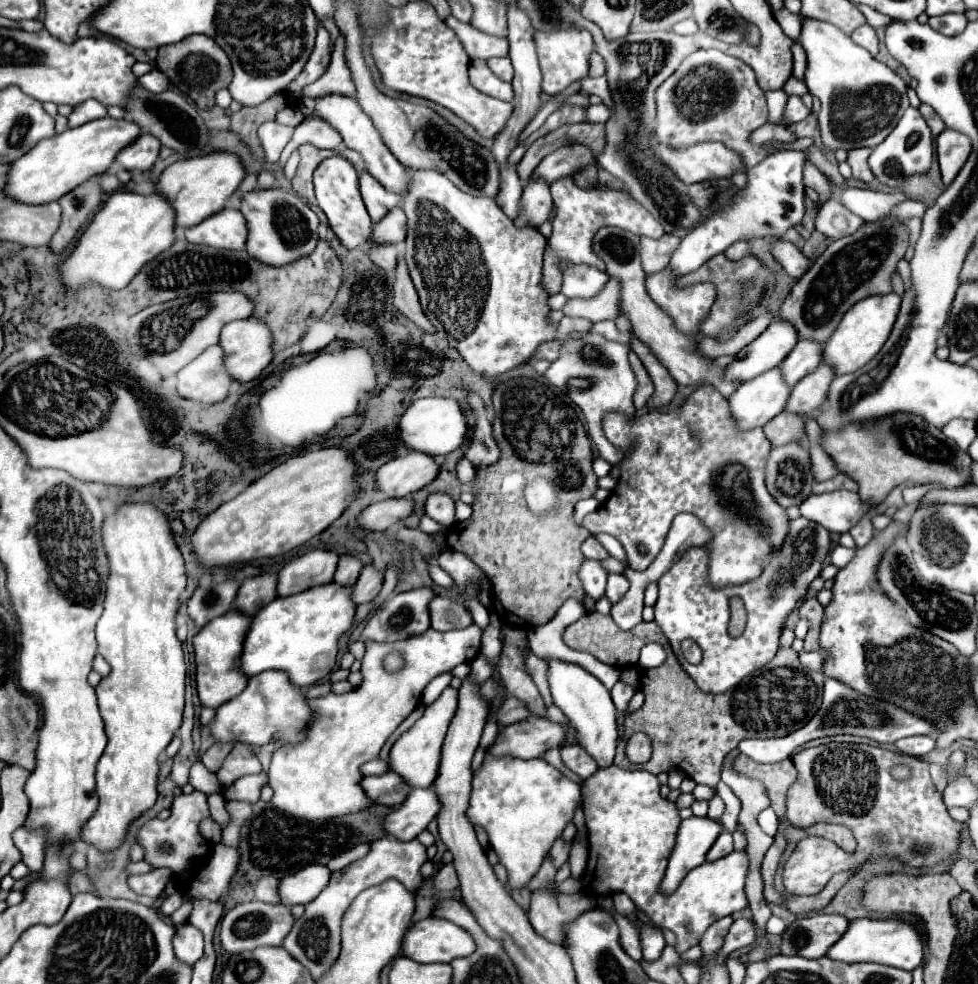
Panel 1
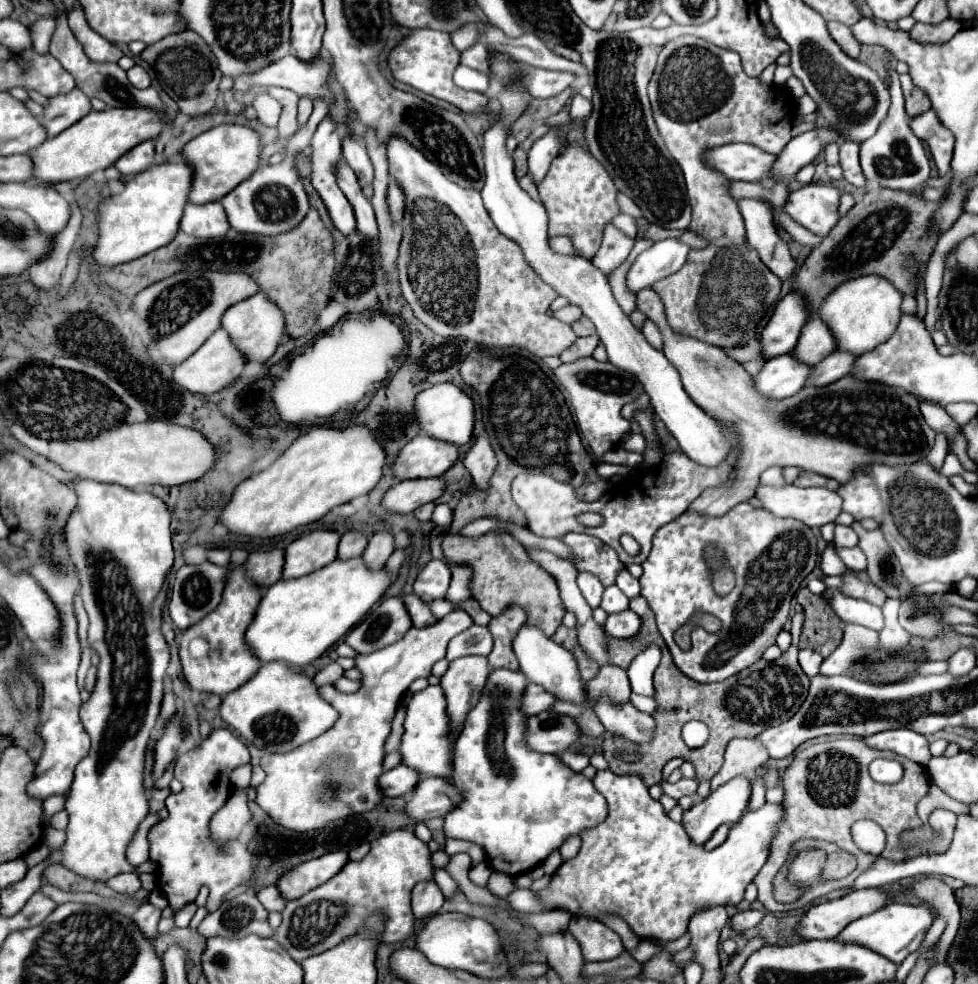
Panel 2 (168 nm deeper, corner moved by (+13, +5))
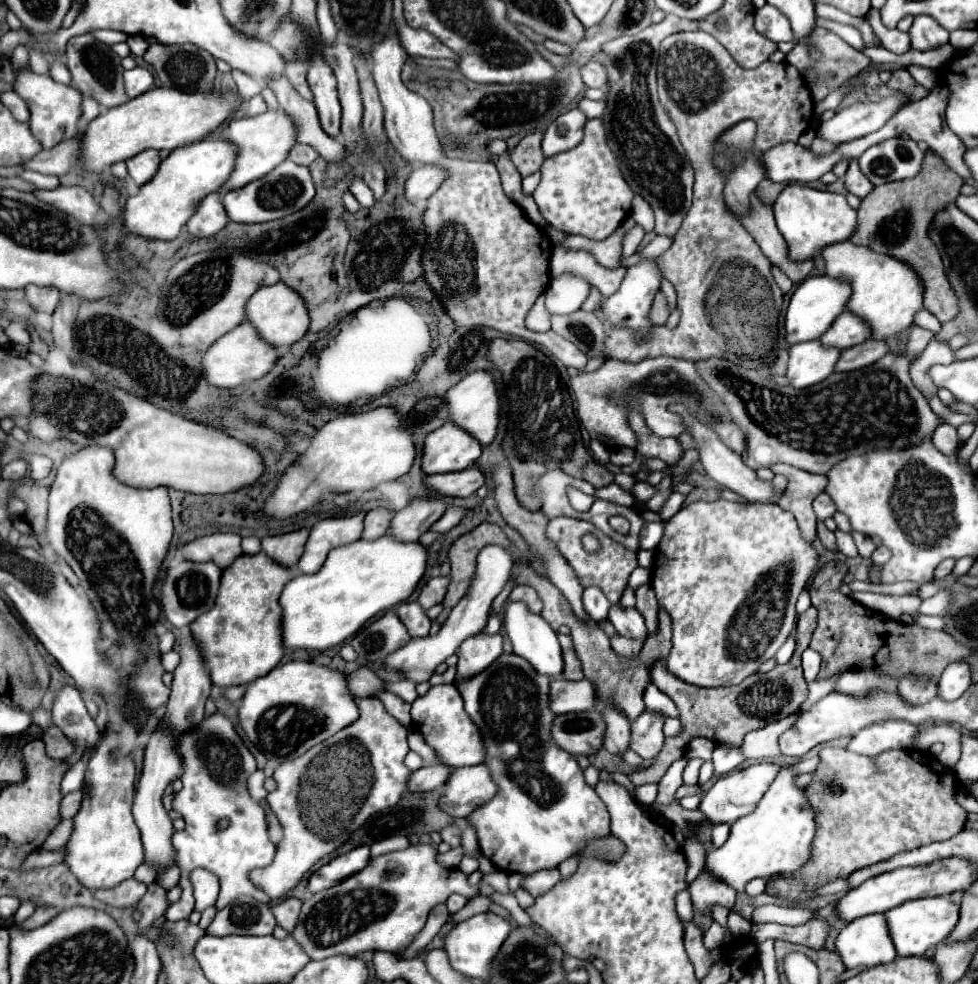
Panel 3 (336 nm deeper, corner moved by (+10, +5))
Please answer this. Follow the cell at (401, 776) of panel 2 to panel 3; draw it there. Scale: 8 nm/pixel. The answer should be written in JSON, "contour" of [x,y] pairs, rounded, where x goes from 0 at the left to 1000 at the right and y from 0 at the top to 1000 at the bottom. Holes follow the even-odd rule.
{"contour":[[[451,775],[435,777],[418,788],[416,802],[418,804],[443,804],[457,794],[459,786],[461,786],[461,782],[457,777],[451,777]]]}

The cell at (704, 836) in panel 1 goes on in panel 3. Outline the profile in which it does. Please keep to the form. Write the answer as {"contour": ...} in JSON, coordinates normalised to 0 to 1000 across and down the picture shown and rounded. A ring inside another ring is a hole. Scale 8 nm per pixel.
{"contour":[[[776,775],[770,779],[758,782],[758,784],[747,784],[739,792],[733,792],[731,798],[719,808],[715,822],[727,838],[735,838],[735,836],[747,838],[774,820],[776,812],[782,808],[782,804],[786,802],[786,798],[794,786],[797,786],[797,777],[790,777],[790,775]]]}

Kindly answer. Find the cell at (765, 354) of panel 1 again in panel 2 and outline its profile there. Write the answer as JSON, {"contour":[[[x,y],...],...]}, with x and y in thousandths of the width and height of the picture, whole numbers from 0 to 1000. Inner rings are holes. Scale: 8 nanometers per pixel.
{"contour":[[[806,298],[791,314],[789,324],[779,336],[779,353],[783,363],[796,363],[808,359],[818,342],[820,332],[826,326],[826,318],[822,318],[822,306],[814,302],[814,298]]]}

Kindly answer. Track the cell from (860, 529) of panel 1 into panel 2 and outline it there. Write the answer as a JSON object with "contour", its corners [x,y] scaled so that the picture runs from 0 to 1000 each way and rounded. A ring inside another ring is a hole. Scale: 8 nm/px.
{"contour":[[[855,534],[853,554],[855,554],[855,556],[875,556],[875,554],[877,554],[877,544],[871,540],[871,536]]]}

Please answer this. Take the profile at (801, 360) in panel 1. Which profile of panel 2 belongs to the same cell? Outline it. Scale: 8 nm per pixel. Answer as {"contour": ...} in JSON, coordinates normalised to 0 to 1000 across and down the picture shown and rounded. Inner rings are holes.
{"contour":[[[830,322],[812,355],[814,363],[824,371],[836,371],[847,359],[855,357],[855,345],[838,322]]]}

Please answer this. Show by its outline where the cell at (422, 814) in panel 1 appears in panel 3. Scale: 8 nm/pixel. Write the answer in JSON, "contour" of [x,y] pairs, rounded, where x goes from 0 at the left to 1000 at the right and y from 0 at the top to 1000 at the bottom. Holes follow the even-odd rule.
{"contour":[[[496,777],[473,779],[461,784],[453,806],[449,810],[449,822],[465,832],[478,830],[484,822],[498,816],[506,808],[506,796]]]}

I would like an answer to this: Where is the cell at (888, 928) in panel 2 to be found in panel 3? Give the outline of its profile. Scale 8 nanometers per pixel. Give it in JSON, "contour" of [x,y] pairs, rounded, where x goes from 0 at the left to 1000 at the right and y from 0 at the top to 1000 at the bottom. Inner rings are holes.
{"contour":[[[946,912],[946,914],[927,916],[903,930],[907,934],[907,944],[917,964],[917,971],[919,973],[940,973],[952,960],[958,960],[974,946],[981,934],[981,922],[974,920],[970,912]]]}

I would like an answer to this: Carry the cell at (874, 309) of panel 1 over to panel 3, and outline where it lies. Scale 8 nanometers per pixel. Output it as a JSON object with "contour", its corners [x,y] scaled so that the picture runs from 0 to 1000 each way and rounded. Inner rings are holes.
{"contour":[[[852,247],[839,253],[844,265],[844,279],[850,284],[860,284],[870,290],[870,302],[864,310],[868,318],[878,322],[889,334],[891,345],[907,347],[919,340],[934,328],[934,320],[944,312],[940,286],[927,269],[919,269],[913,261],[899,261],[899,257],[887,257],[887,253],[874,253],[870,247]]]}

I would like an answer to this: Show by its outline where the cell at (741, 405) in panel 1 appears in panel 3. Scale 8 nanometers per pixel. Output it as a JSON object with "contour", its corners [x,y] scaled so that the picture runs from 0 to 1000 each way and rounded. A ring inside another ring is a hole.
{"contour":[[[837,347],[815,349],[807,355],[805,387],[813,395],[823,395],[835,391],[852,379],[854,367],[858,365],[858,355],[844,355]]]}

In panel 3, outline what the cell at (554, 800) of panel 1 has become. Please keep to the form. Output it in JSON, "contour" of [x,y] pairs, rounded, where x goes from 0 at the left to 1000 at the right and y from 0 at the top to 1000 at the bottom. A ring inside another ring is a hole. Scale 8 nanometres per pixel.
{"contour":[[[512,666],[504,672],[494,684],[473,692],[469,702],[475,712],[475,723],[486,733],[496,759],[496,777],[502,786],[502,792],[508,798],[508,806],[502,814],[486,822],[475,836],[480,836],[490,855],[492,867],[516,887],[547,887],[543,883],[565,883],[576,873],[590,869],[604,855],[621,851],[623,847],[623,826],[617,814],[612,812],[608,800],[600,798],[590,777],[588,769],[576,765],[563,753],[563,733],[565,725],[561,721],[561,688],[555,688],[539,676],[531,666]]]}

